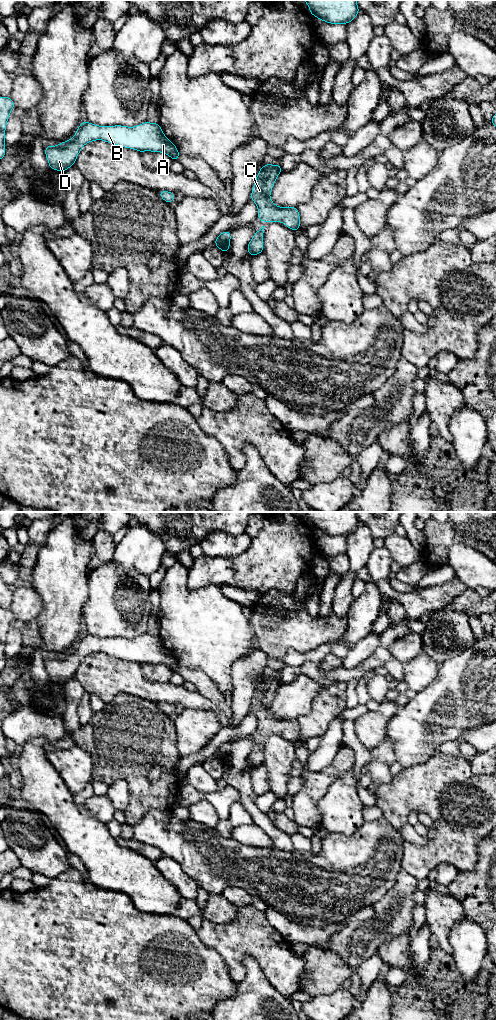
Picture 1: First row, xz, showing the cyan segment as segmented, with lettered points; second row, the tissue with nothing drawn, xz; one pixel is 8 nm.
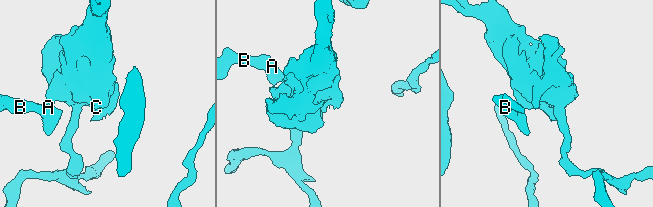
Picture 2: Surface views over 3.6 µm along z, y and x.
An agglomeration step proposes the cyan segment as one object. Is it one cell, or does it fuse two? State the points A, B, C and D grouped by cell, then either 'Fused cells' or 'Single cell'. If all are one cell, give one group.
Groups: A B D / C. Fused cells

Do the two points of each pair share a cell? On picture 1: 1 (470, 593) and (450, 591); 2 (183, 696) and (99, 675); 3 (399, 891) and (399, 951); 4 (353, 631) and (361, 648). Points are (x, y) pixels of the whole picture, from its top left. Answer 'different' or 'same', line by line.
1: different
2: same
3: different
4: different

